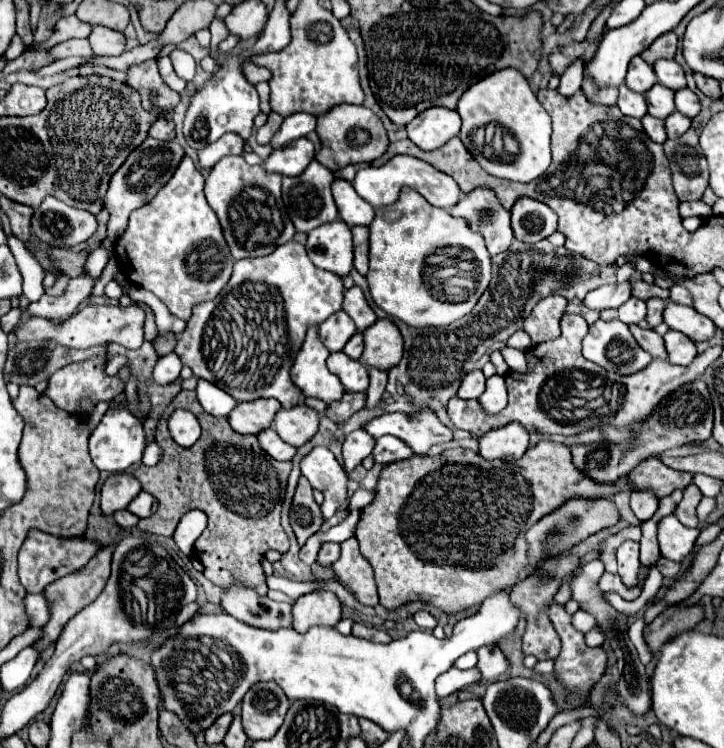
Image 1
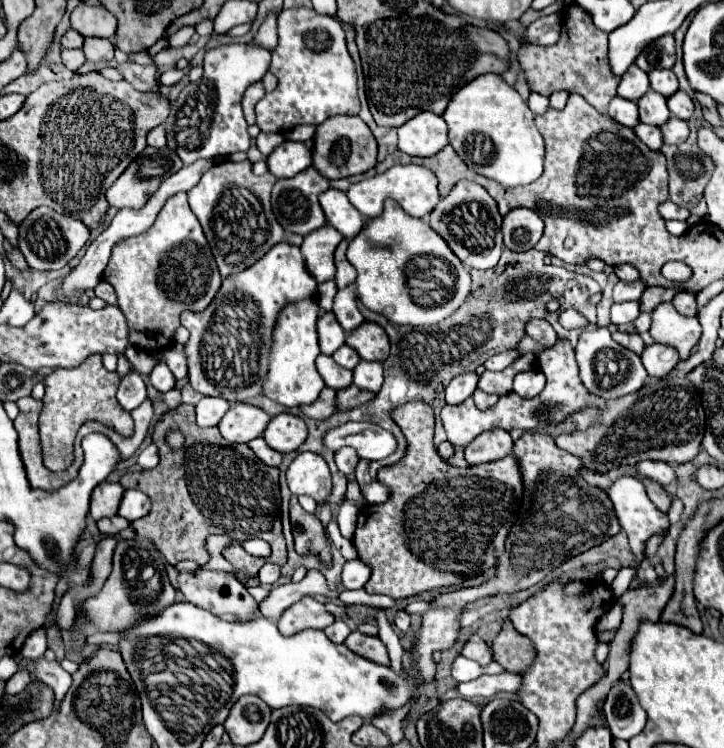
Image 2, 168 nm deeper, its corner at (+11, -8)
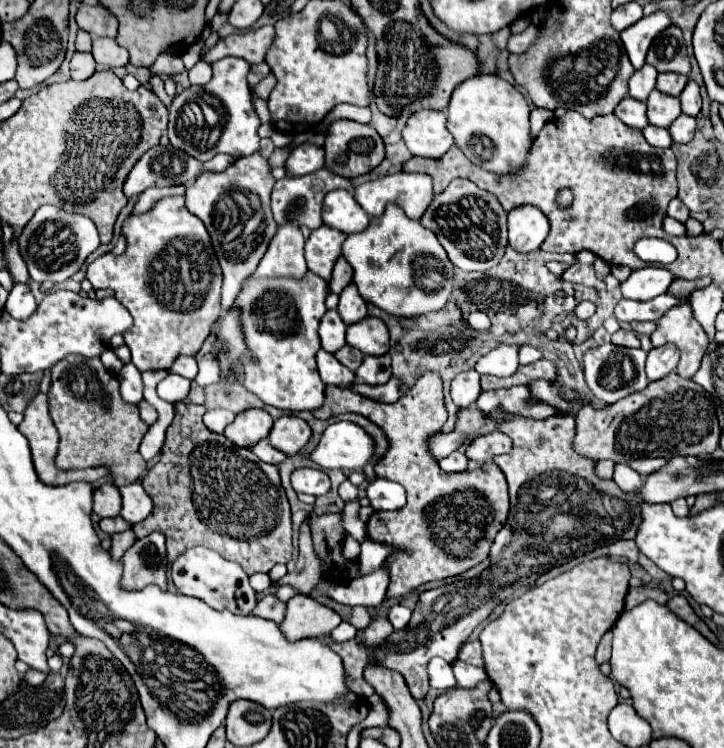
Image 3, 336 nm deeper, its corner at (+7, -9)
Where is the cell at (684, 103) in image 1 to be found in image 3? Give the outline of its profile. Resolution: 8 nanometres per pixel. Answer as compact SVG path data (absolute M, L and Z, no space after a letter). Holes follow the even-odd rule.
M689 81L683 93L679 95L681 99L681 109L685 115L697 115L701 111L701 95L699 95L699 85L695 81Z

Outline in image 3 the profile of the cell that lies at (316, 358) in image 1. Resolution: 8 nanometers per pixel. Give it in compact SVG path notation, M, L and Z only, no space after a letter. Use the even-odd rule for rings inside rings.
M311 271L301 281L293 281L293 277L257 281L251 277L243 283L235 301L239 325L249 349L249 355L241 361L245 367L243 385L265 405L287 411L313 411L323 405L325 383L317 373L315 353L321 349L317 327L327 311L327 293L327 283Z

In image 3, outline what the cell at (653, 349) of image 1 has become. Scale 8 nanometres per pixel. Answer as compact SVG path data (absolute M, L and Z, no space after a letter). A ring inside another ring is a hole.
M619 329L617 333L611 335L611 343L621 345L621 347L639 347L637 335L633 331L623 331L623 329Z

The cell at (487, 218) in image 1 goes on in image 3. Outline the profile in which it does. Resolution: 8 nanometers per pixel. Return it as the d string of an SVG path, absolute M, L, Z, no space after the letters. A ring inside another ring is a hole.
M467 179L451 181L445 191L435 195L419 221L439 237L439 243L457 269L487 271L503 259L507 247L507 211L493 193L481 191Z

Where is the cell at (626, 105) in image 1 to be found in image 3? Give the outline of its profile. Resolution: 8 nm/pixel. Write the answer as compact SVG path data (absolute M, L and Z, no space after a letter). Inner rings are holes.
M627 95L627 97L617 105L615 115L617 115L625 125L629 125L629 127L633 127L633 129L645 129L645 125L649 123L645 111L647 111L647 105L645 105L643 101L637 101L637 99L633 99L633 97Z

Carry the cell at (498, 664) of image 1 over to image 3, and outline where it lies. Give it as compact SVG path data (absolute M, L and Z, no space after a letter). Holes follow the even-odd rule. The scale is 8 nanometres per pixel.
M467 641L459 653L459 659L471 665L483 667L483 657L481 657L481 643L479 641Z

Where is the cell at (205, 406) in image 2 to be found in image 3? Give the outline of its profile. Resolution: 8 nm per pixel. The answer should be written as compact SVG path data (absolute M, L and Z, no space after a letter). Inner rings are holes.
M211 409L203 415L203 423L207 425L207 429L211 429L215 433L223 433L225 427L229 423L233 423L233 419L235 419L235 413L227 411L227 409Z

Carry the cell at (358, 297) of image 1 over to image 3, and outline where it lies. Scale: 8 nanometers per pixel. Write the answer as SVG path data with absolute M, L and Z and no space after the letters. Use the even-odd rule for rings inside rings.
M349 283L349 285L341 291L337 311L339 311L341 319L343 319L347 325L357 323L357 321L361 321L361 319L367 317L367 303L365 303L365 299L359 295L355 283Z

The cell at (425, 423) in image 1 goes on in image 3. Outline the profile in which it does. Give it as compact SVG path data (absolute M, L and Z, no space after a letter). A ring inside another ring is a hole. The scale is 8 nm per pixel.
M339 421L325 429L319 445L307 455L321 469L363 469L373 455L373 439L355 423Z

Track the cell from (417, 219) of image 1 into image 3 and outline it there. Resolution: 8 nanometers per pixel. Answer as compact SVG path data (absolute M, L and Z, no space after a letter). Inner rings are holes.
M389 203L385 213L371 219L365 231L347 235L341 255L353 267L353 283L359 287L361 297L391 315L417 317L439 311L449 301L453 263L437 237L419 221L409 219L399 205Z

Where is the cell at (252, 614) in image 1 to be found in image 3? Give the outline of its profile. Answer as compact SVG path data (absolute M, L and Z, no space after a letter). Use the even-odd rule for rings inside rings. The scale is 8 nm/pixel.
M191 547L171 565L171 579L181 595L197 597L209 607L223 611L229 609L235 615L249 615L257 603L255 591L249 585L249 577L243 573L241 565L221 557L217 551L207 547Z

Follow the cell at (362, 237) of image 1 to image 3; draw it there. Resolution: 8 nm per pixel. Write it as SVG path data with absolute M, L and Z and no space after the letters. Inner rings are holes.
M339 257L333 267L333 275L329 279L329 289L339 295L351 281L353 281L353 269L343 257Z

